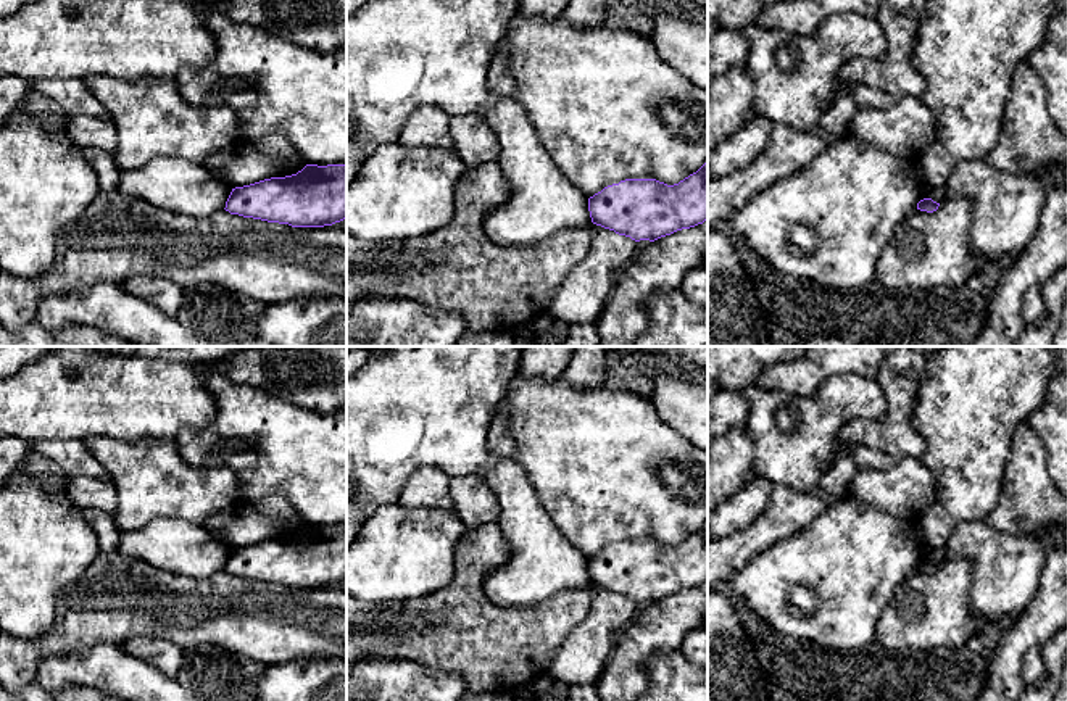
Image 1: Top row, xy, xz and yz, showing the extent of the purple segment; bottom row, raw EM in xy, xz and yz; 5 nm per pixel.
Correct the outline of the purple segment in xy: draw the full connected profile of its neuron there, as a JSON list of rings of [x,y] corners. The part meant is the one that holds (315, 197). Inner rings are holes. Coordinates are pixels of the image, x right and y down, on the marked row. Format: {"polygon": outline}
{"polygon": [[[347,163],[306,164],[292,176],[235,187],[224,209],[292,227],[332,226],[347,219]]]}

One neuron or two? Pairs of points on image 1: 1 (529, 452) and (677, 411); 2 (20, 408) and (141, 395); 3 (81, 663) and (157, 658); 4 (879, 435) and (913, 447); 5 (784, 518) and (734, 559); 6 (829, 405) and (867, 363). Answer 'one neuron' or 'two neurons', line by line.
1: two neurons
2: one neuron
3: two neurons
4: one neuron
5: one neuron
6: two neurons

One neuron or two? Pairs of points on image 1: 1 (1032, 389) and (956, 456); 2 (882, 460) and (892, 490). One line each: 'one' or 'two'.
1: one
2: two

